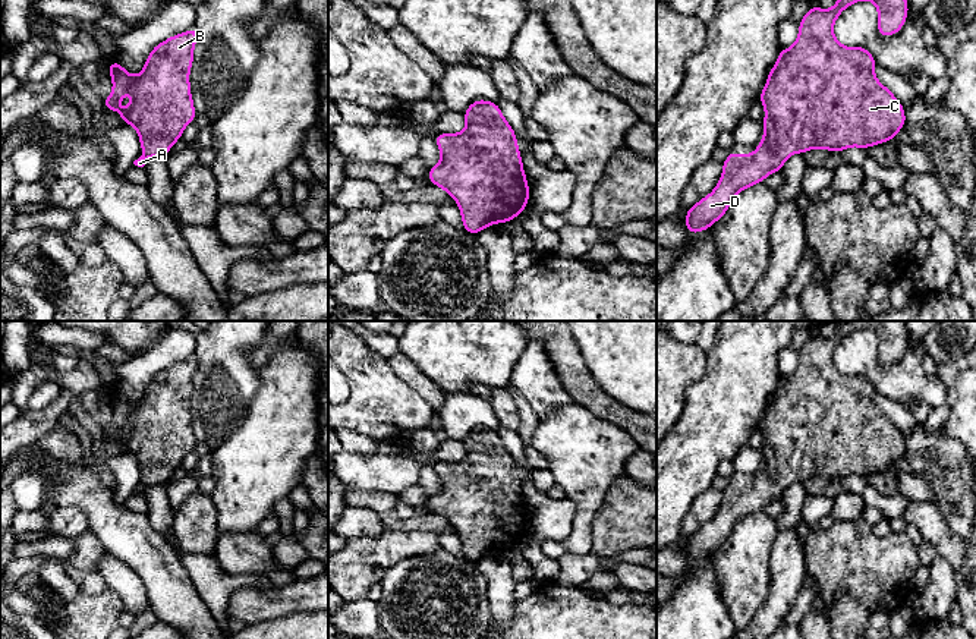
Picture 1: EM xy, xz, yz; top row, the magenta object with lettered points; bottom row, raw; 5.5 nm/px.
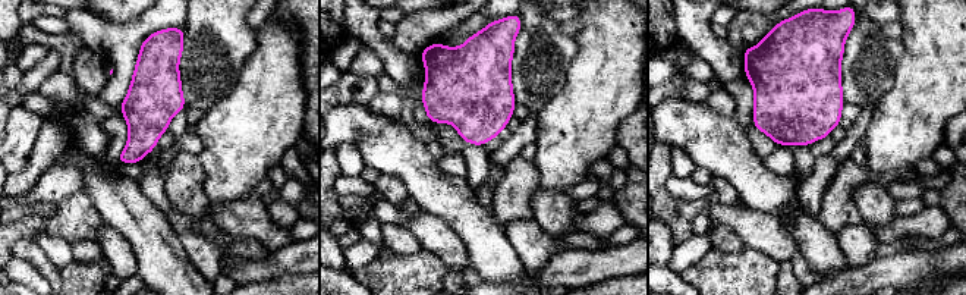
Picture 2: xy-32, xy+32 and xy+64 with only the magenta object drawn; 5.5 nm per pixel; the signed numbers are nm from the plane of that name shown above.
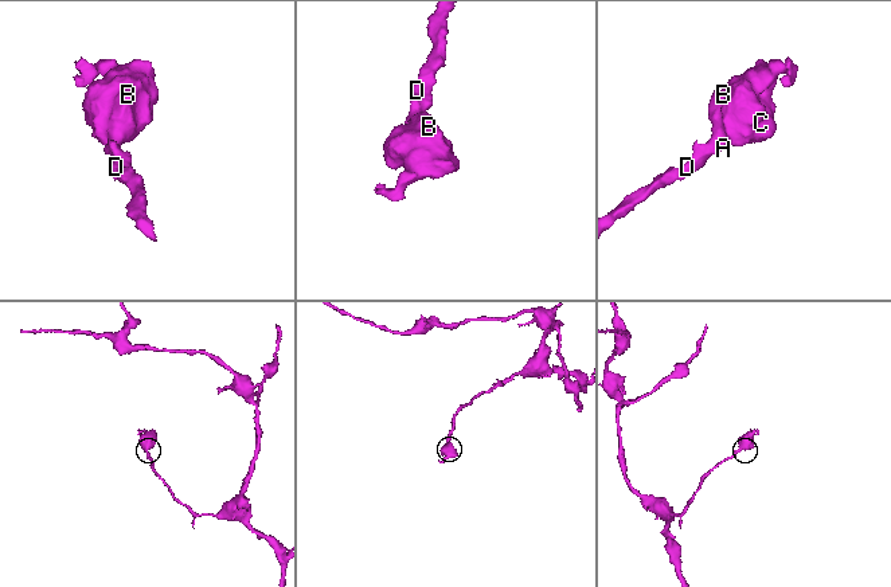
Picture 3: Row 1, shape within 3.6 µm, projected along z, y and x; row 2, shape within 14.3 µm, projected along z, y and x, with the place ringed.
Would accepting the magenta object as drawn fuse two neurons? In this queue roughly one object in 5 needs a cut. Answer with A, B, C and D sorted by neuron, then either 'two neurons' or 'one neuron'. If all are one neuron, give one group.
groups A B C D; one neuron

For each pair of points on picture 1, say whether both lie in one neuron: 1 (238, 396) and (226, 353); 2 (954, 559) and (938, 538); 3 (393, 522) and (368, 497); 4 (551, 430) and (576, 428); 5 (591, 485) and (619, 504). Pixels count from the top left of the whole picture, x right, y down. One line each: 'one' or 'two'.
1: one
2: one
3: one
4: one
5: two

